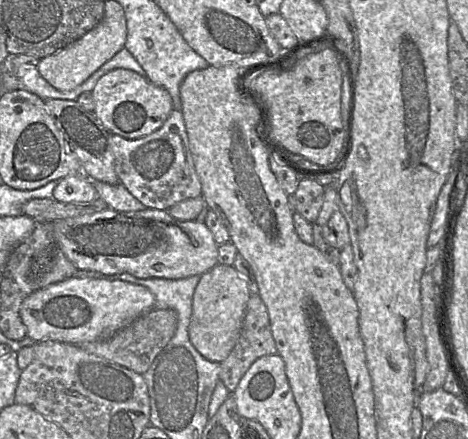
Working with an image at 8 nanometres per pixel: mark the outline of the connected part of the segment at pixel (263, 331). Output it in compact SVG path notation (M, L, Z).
M251 294L239 338L228 357L220 363L220 380L232 394L255 360L276 353L267 308L259 295Z

